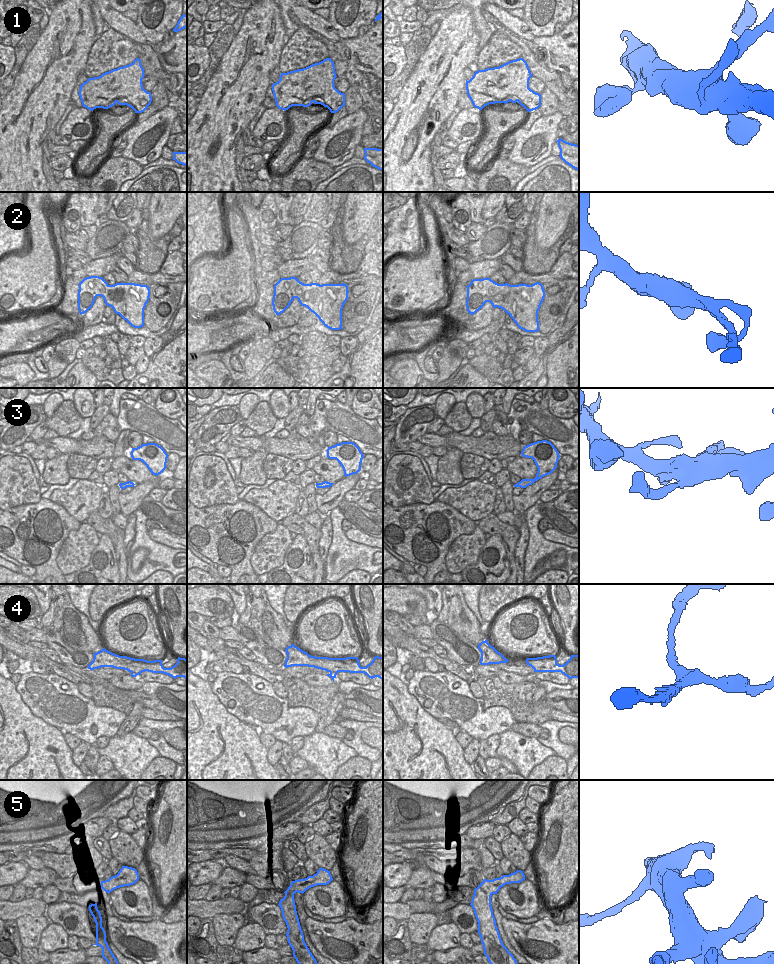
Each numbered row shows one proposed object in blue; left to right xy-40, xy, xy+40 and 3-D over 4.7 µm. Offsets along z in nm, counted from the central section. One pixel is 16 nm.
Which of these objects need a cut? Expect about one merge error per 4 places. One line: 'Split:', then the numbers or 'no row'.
Split: no row

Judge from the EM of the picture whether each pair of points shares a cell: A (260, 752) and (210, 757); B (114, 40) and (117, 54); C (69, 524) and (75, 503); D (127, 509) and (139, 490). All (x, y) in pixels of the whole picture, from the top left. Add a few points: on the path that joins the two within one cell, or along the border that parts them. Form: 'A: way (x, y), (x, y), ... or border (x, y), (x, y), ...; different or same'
A: way (244, 752), (232, 763), (222, 767), (210, 767); same
B: way (114, 43), (116, 51); same
C: border (52, 502), (61, 505), (80, 523); different
D: way (129, 504), (137, 495); same

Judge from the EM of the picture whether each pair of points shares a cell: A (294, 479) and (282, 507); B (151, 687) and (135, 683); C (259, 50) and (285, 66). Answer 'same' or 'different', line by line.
A: different
B: different
C: different

